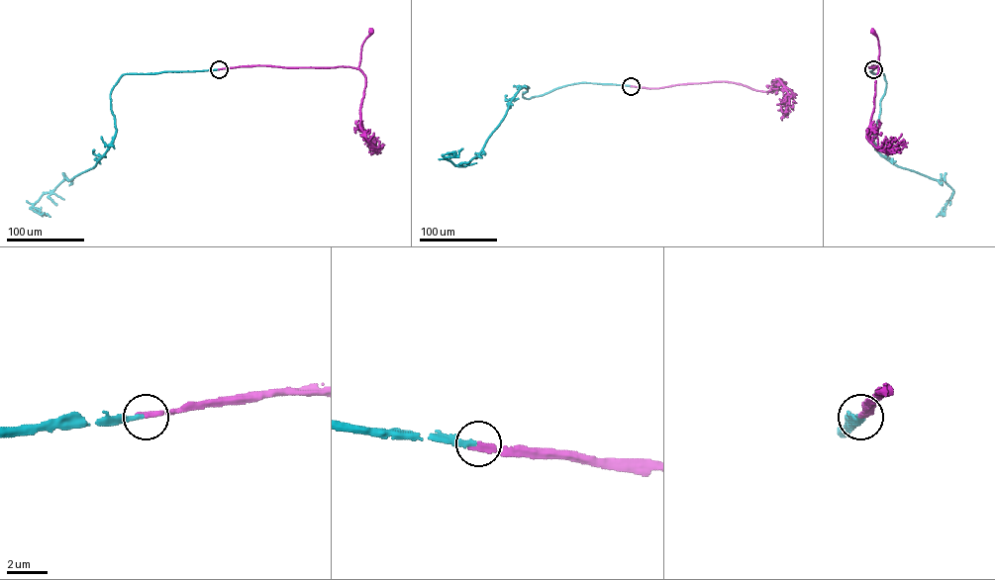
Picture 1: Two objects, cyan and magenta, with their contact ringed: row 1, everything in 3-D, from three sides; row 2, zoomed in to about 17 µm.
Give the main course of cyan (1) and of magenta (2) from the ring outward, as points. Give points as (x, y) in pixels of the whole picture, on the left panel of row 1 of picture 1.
1: (219, 69), (123, 74), (110, 94), (116, 128), (113, 143), (92, 168), (63, 179), (33, 206), (50, 217)
2: (219, 69), (256, 65), (358, 68), (361, 45), (372, 31)

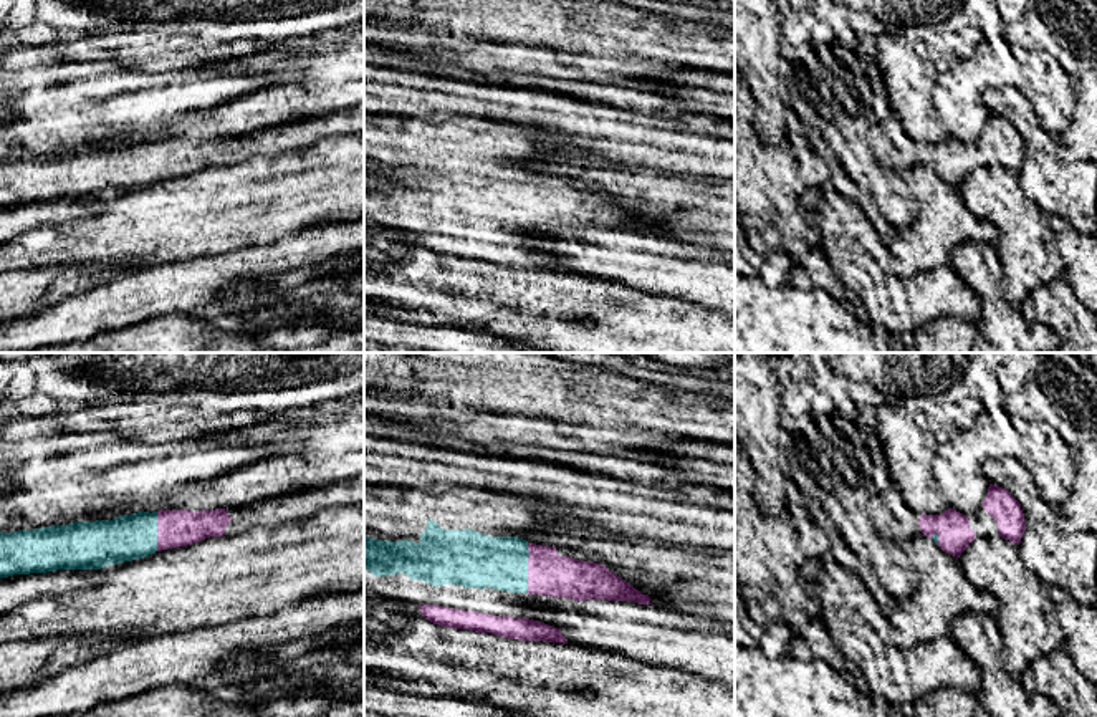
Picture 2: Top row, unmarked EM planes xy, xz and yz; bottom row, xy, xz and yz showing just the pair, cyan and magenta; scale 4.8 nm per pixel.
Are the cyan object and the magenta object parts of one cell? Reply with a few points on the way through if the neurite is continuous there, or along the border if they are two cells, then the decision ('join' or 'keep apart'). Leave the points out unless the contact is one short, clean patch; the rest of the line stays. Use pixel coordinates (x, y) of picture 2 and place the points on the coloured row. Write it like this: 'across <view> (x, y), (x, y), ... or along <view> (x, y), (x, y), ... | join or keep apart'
join

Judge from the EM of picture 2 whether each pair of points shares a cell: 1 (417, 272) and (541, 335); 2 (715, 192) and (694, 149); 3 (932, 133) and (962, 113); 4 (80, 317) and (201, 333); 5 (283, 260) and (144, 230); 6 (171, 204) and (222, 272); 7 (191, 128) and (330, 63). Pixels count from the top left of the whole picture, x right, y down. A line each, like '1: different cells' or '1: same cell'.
1: same cell
2: different cells
3: different cells
4: different cells
5: different cells
6: different cells
7: same cell

